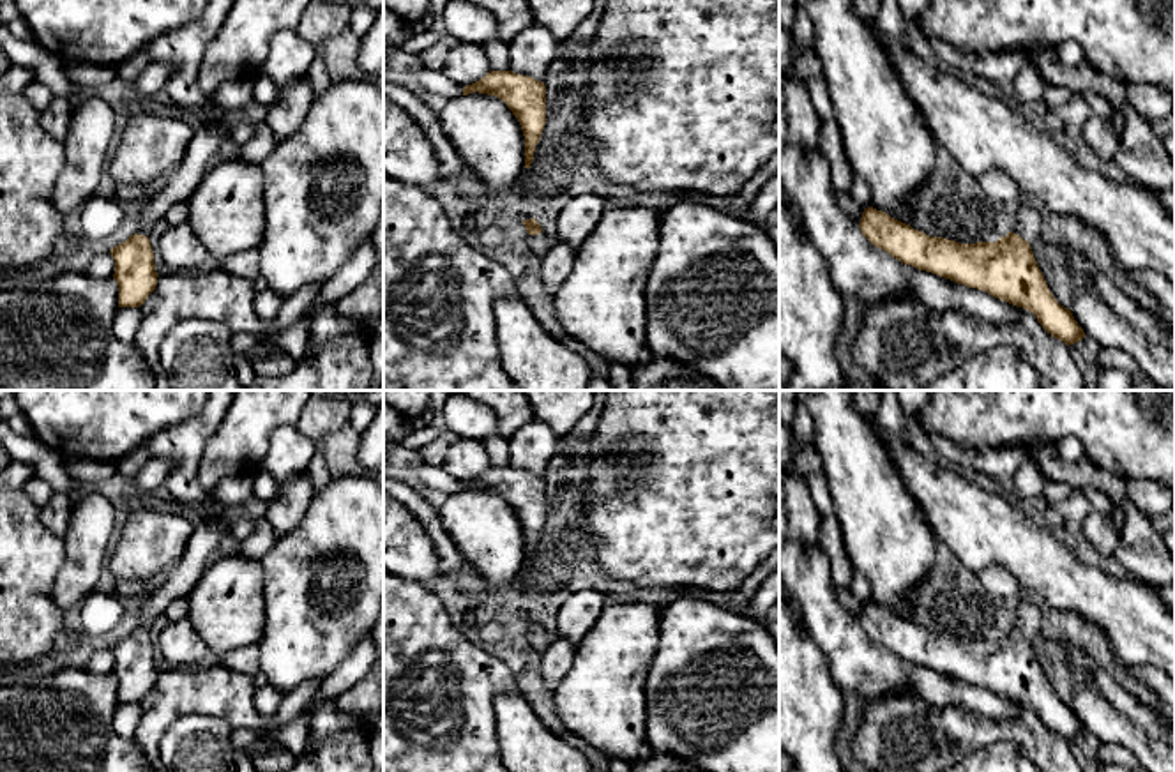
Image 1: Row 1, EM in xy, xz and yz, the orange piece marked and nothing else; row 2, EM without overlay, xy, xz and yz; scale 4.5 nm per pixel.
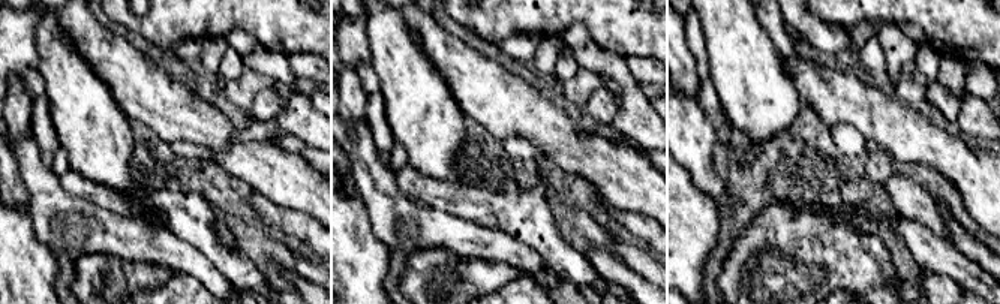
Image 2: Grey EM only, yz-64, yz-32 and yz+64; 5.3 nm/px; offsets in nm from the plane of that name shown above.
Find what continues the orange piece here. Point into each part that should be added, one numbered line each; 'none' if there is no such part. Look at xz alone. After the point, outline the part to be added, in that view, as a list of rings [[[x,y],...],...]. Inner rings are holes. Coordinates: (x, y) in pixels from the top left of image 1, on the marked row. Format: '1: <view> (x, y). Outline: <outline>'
1: xz (539, 242). Outline: [[[544,231],[539,235],[528,235],[527,242],[534,253],[546,253],[551,247],[551,242]]]

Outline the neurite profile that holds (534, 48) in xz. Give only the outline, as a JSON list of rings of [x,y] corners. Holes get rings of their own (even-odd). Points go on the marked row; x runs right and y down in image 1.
[[[532,23],[512,37],[509,46],[509,71],[544,81],[550,64],[557,57],[558,41],[553,34]]]

